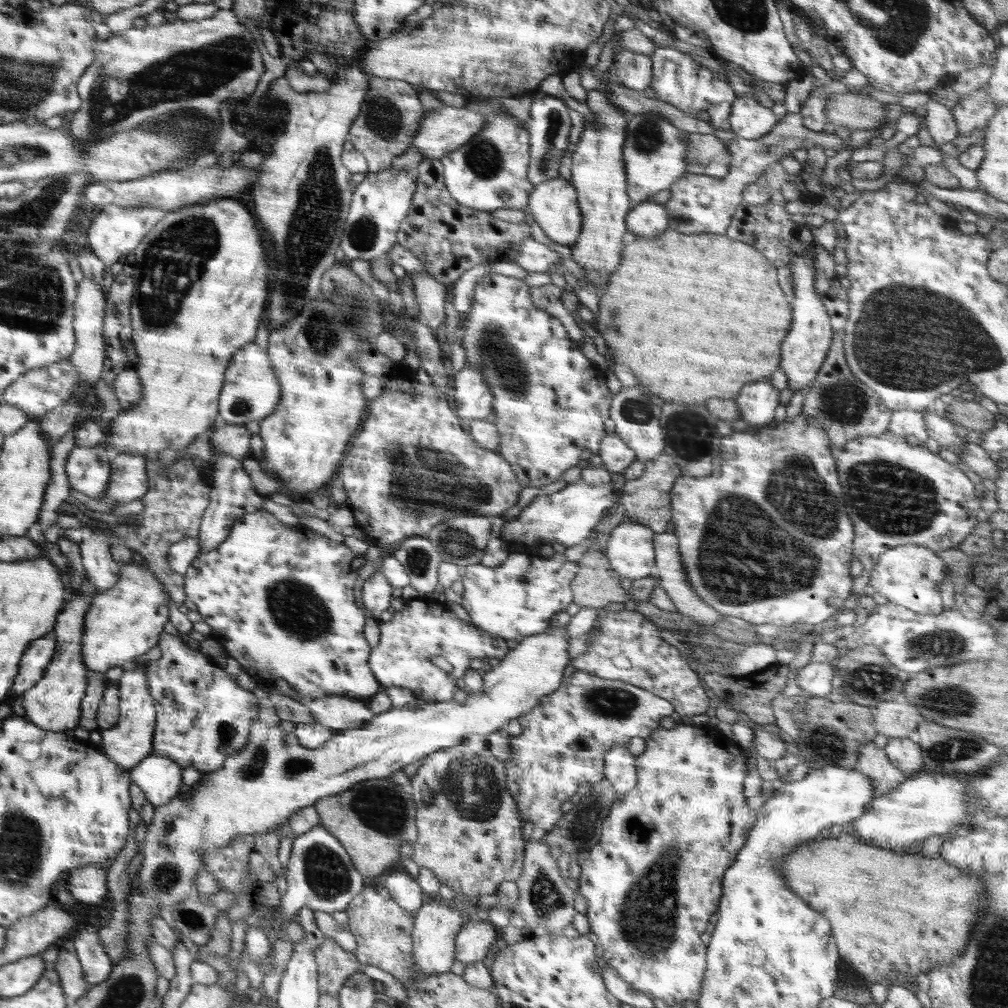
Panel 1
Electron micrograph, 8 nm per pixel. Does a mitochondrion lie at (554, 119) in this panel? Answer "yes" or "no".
yes

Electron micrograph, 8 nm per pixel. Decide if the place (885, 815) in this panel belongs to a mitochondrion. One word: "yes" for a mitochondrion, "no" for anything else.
no

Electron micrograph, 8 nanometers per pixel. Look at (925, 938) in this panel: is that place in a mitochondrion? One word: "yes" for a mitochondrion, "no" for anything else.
no

